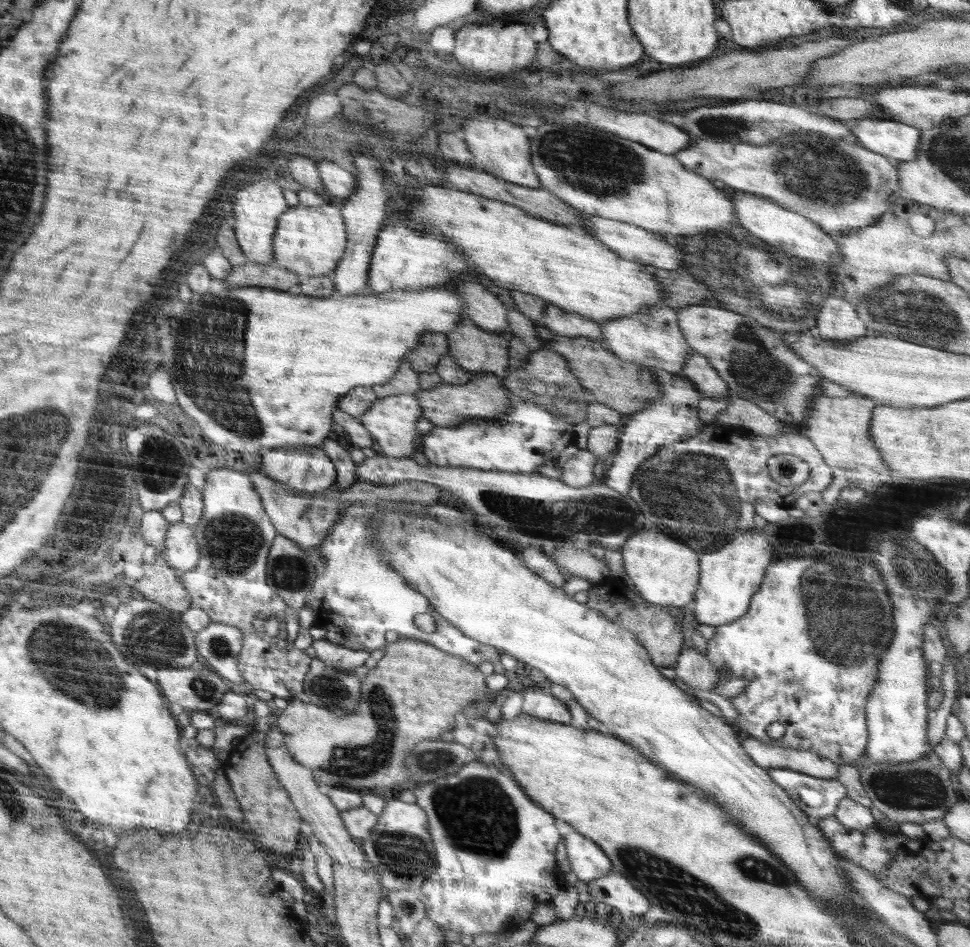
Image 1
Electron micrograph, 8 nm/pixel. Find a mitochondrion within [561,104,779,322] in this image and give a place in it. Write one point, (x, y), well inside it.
(725, 126)

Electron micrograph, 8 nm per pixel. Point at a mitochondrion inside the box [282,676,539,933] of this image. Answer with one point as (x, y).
(478, 816)

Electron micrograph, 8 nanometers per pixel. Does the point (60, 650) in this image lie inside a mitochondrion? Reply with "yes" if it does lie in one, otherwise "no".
yes

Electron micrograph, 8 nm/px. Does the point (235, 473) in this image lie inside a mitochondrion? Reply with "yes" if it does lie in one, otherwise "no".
no

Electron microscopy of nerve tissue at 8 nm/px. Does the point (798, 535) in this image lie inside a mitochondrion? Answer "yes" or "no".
no

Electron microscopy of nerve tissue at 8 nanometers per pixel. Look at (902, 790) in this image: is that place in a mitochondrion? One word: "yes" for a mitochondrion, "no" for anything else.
yes

